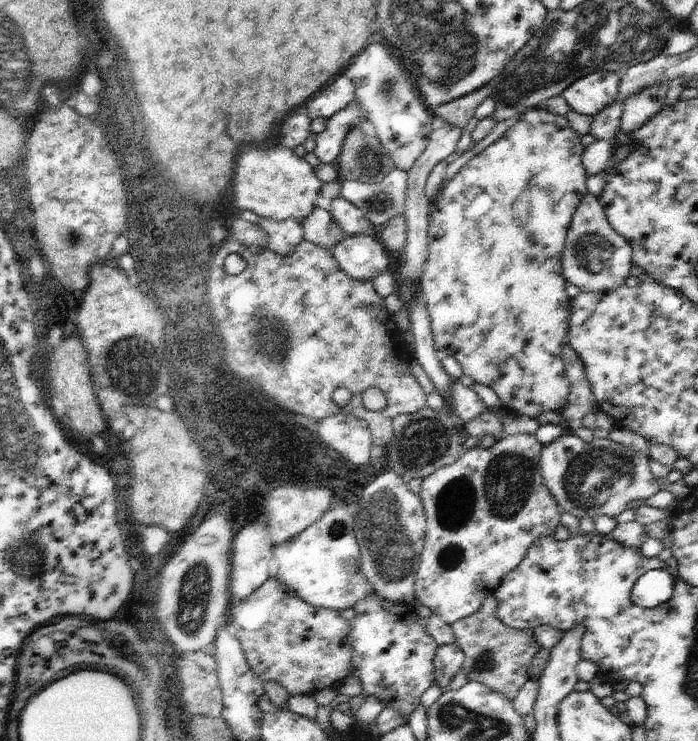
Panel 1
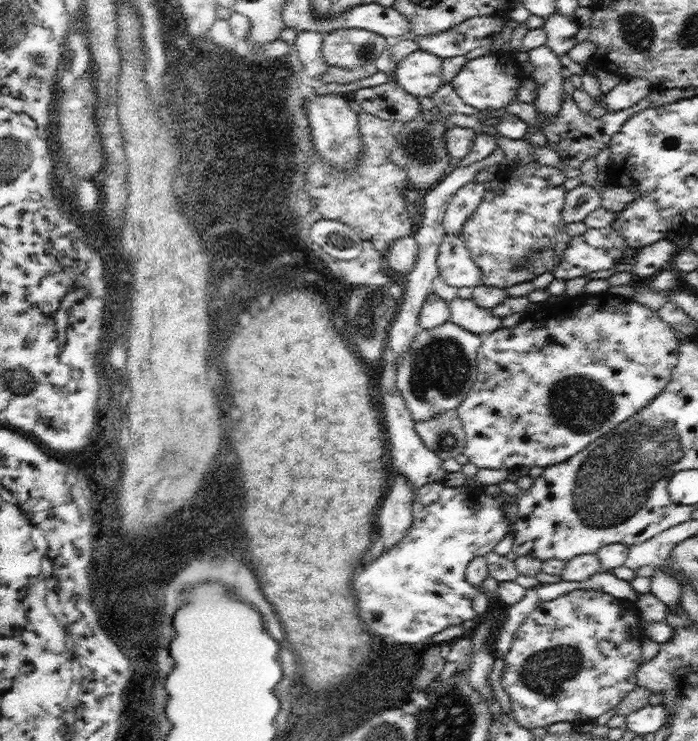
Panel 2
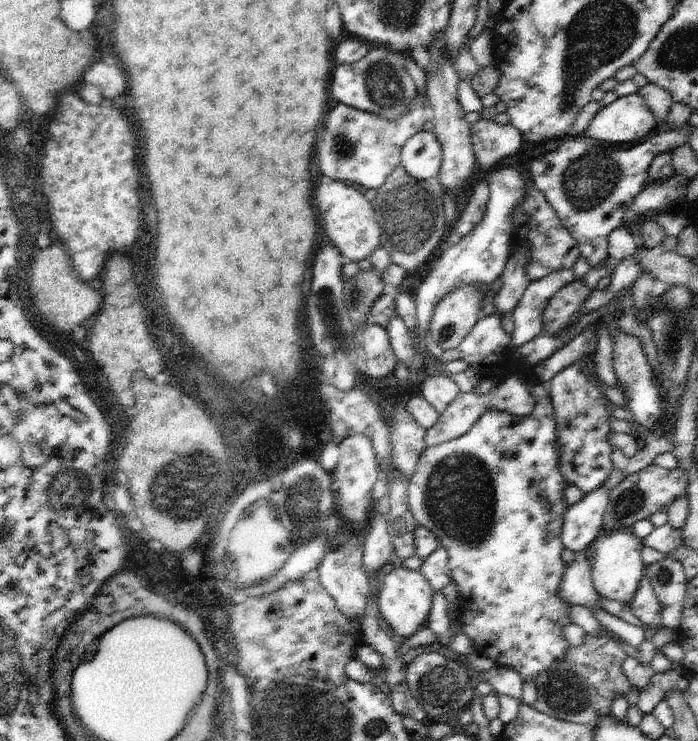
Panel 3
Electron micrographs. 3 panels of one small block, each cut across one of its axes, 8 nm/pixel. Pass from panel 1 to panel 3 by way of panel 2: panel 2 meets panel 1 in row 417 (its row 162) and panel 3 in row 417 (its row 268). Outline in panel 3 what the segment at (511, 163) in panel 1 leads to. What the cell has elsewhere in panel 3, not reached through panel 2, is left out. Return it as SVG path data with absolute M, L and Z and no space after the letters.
M529 382L531 384L531 392L537 400L535 410L531 412L531 416L511 416L509 412L485 412L471 428L469 432L465 432L461 438L433 446L433 448L425 448L419 454L417 466L413 476L409 478L409 486L407 486L407 504L411 510L411 516L419 522L419 526L425 526L429 532L435 534L435 538L439 540L441 548L447 550L449 554L449 568L451 568L451 584L459 590L459 602L457 602L457 624L461 626L461 632L467 634L477 650L477 654L491 658L495 666L503 666L503 668L511 668L517 674L521 674L523 682L535 682L535 678L547 670L549 666L553 666L555 662L563 662L565 652L567 652L567 642L561 634L563 626L571 624L571 620L567 618L567 610L571 606L567 606L559 596L557 596L557 586L563 574L563 568L567 566L565 562L559 560L561 550L565 548L559 534L561 534L561 526L563 526L563 514L569 508L569 504L565 504L563 498L563 486L567 488L569 482L561 476L559 468L557 468L557 452L555 452L555 410L551 404L549 394L545 394L545 388L539 382Z

